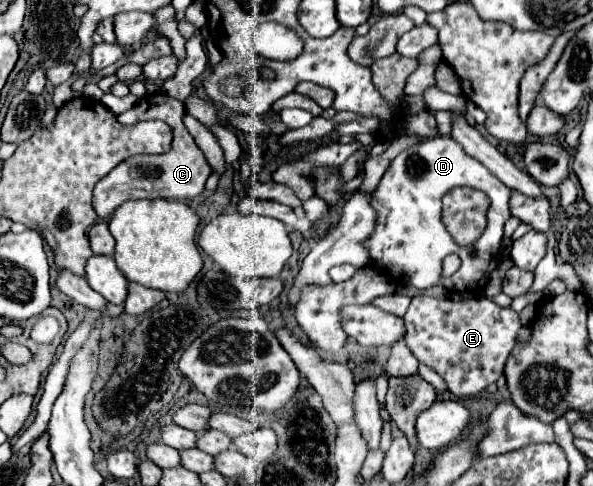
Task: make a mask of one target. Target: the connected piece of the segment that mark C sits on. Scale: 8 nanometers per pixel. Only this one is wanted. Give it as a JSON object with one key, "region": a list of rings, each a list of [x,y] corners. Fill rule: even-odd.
{"region":[[[155,92],[143,96],[131,110],[117,116],[121,124],[135,124],[139,120],[163,120],[173,128],[173,144],[165,154],[139,154],[117,164],[103,180],[93,188],[93,207],[99,218],[108,219],[125,202],[137,198],[169,198],[169,200],[189,200],[203,192],[205,182],[211,174],[211,168],[205,162],[203,152],[199,152],[189,130],[183,124],[185,104],[167,96],[165,92]],[[143,106],[149,106],[143,112]]]}

